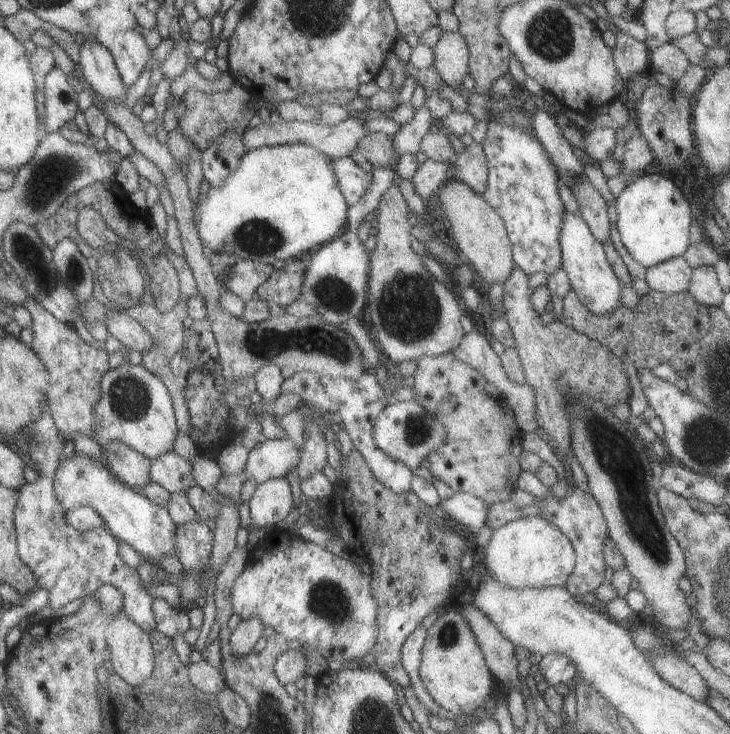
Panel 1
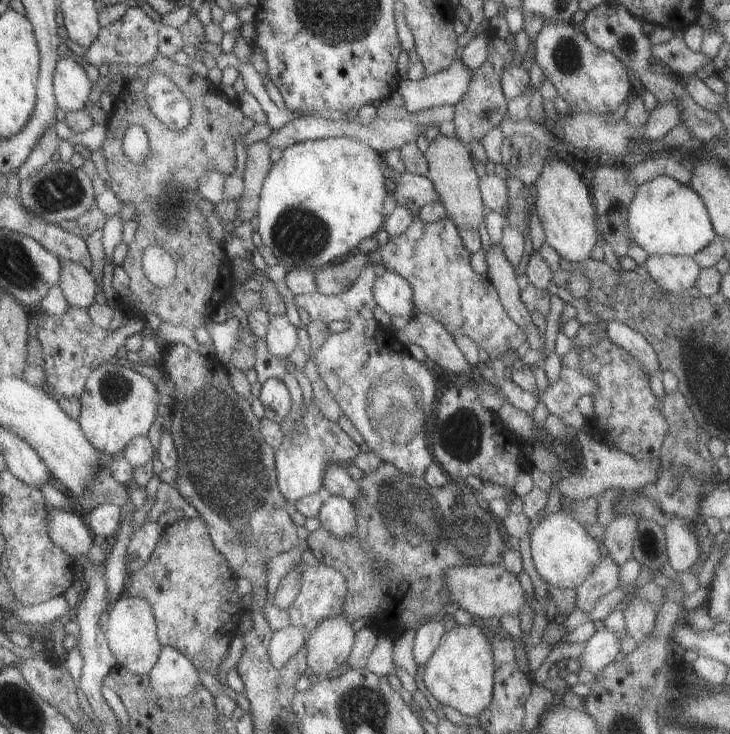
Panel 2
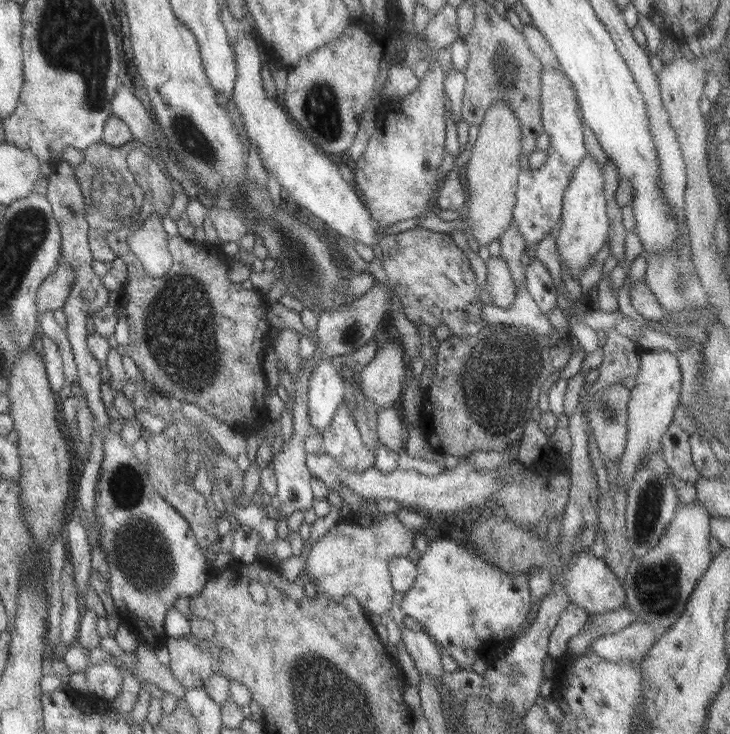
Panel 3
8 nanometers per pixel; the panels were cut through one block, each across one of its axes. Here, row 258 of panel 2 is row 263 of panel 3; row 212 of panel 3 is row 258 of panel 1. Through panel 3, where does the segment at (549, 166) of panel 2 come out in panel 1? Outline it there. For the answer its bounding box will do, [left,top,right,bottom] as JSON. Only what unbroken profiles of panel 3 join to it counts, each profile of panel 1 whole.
[559,213,620,314]

